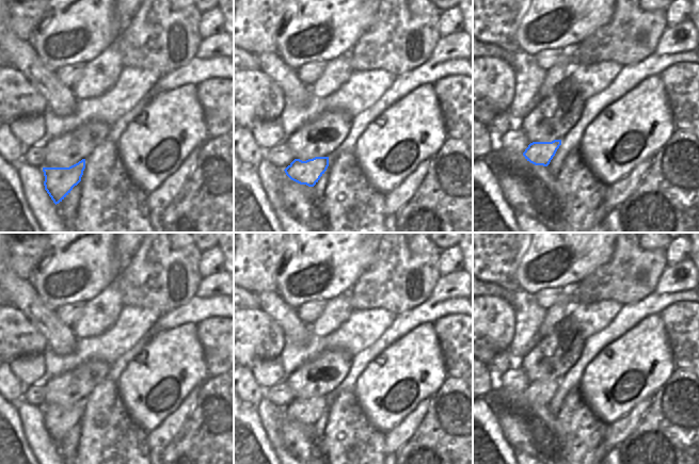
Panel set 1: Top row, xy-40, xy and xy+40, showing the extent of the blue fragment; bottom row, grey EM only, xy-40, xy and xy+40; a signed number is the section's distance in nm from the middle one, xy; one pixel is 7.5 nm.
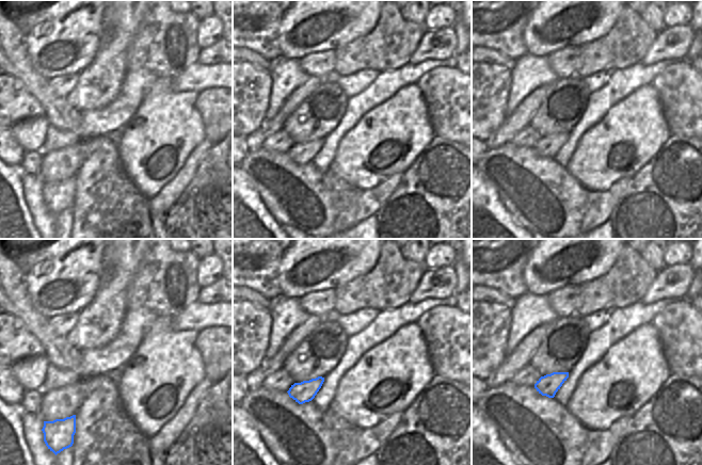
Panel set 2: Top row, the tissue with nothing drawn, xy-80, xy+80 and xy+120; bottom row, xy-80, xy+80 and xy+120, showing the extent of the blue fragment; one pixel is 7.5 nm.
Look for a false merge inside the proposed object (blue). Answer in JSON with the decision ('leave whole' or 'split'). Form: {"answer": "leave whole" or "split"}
{"answer": "leave whole"}

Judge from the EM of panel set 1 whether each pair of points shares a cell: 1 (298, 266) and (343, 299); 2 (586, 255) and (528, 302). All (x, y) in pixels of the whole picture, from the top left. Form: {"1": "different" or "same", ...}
{"1": "different", "2": "different"}

